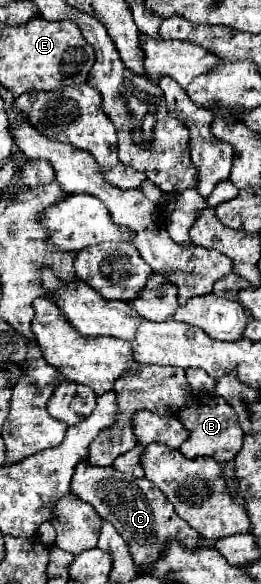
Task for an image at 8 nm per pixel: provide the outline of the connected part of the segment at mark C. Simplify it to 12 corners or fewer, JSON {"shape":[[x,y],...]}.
{"shape":[[75,467],[71,493],[91,503],[127,541],[137,567],[167,539],[197,547],[145,477]]}

